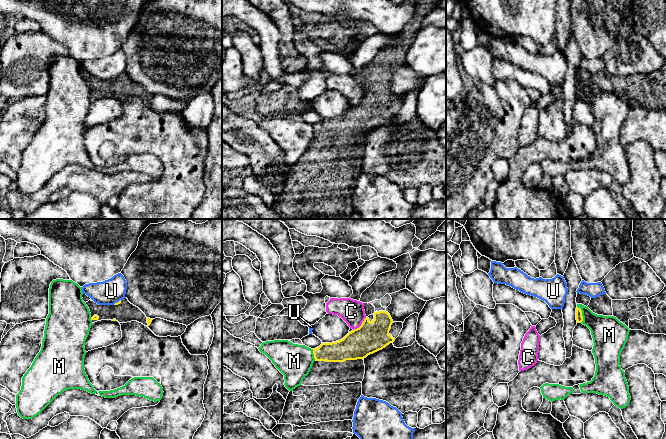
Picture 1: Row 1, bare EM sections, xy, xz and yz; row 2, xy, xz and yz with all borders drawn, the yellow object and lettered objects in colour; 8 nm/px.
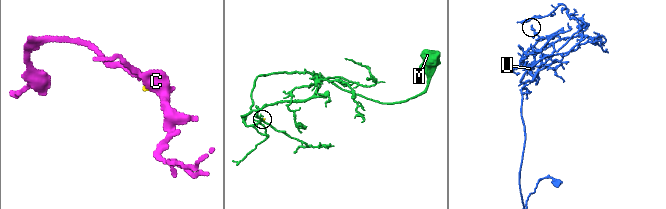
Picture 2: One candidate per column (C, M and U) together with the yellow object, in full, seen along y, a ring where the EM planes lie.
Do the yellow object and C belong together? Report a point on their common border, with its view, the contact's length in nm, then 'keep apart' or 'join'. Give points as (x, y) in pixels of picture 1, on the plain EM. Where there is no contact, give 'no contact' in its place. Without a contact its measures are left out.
meets yellow in xz at (361, 101); contact 160 nm long; keep apart

